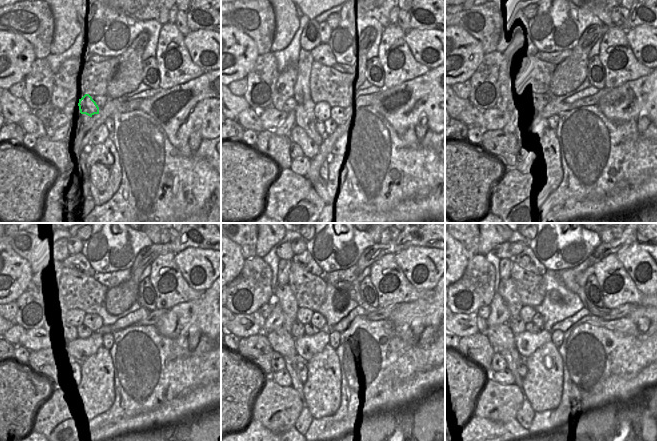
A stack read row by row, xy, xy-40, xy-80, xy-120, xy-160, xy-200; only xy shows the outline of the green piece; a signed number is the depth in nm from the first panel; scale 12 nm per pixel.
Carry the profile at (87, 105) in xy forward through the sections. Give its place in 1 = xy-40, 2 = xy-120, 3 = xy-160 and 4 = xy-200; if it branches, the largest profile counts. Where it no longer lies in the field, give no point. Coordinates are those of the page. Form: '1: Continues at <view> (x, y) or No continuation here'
1: Continues at xy-40 (310, 104)
2: Continues at xy-120 (77, 315)
3: Continues at xy-160 (303, 315)
4: Continues at xy-200 (527, 313).

